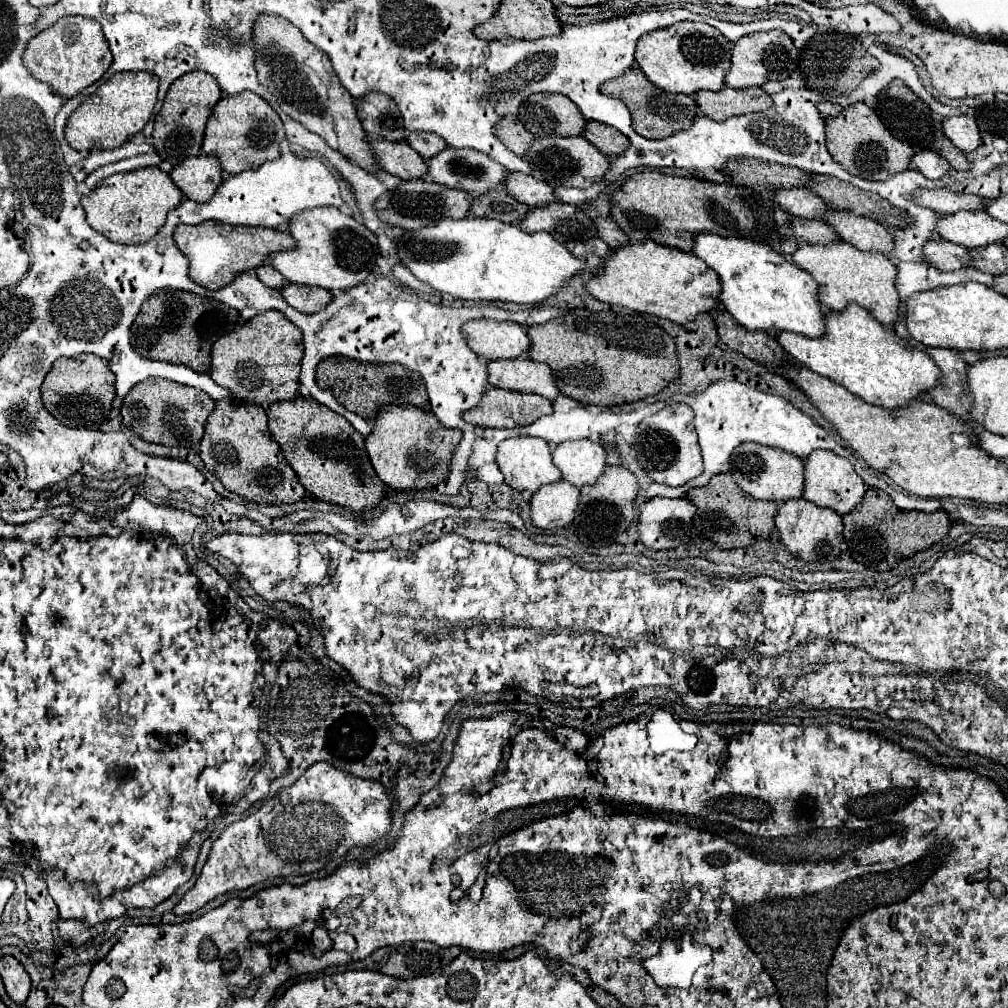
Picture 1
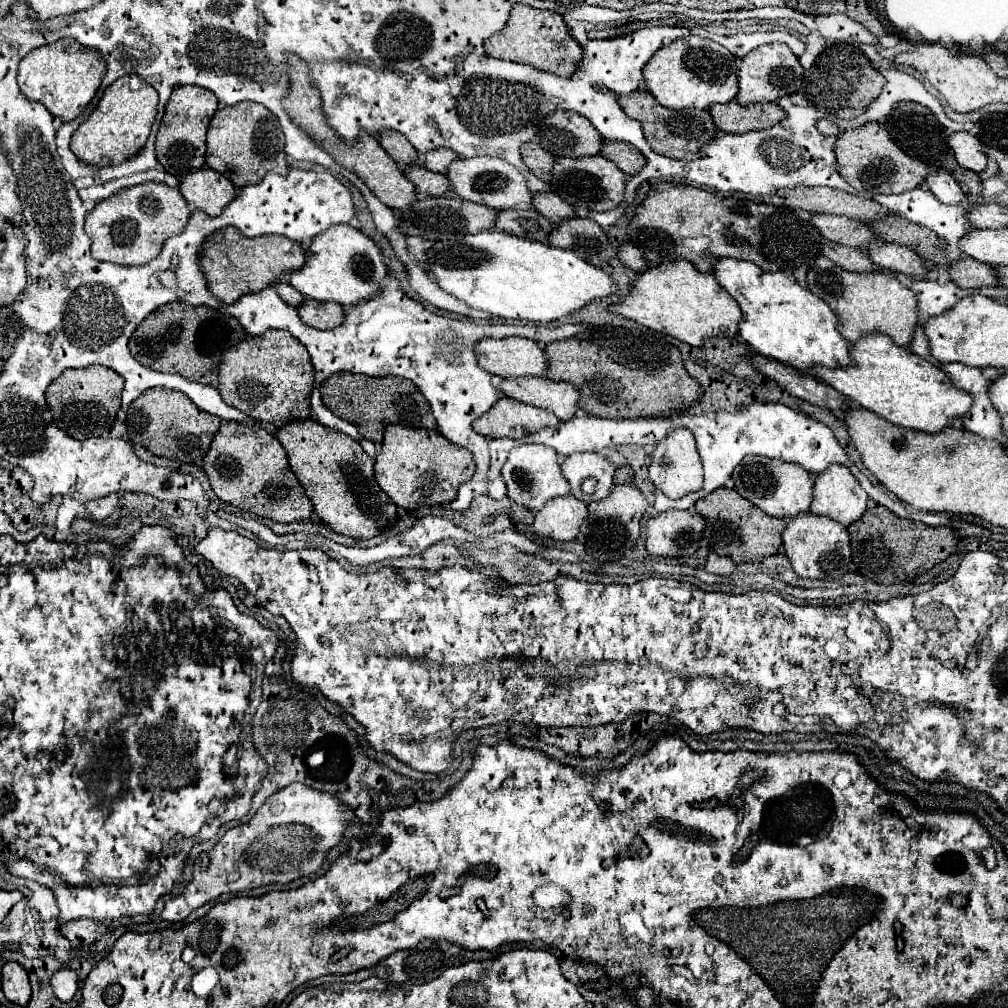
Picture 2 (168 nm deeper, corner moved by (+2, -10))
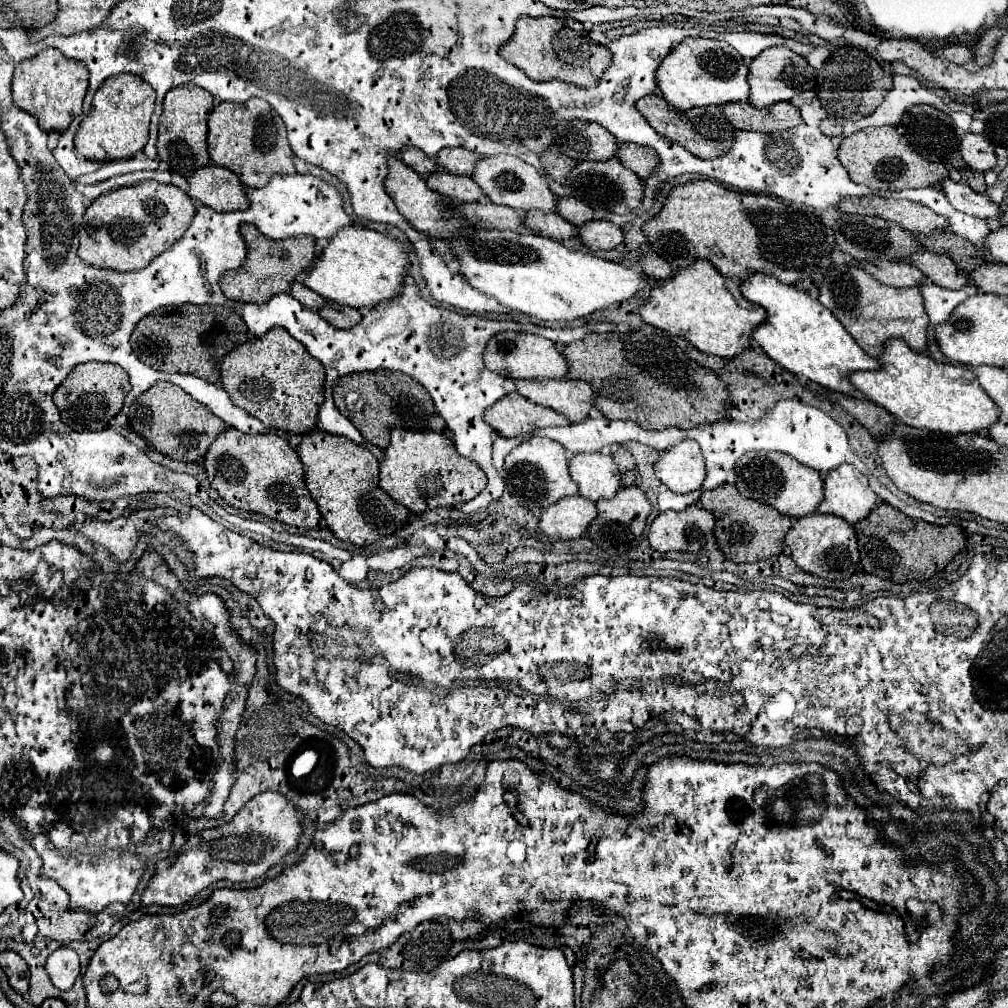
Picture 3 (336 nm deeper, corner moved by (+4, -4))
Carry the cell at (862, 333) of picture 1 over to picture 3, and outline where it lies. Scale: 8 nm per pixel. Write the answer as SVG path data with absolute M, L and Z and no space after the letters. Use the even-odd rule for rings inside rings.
M891 340L879 364L879 370L851 374L851 382L867 400L883 406L907 426L955 436L989 430L999 420L999 406L987 396L969 366L935 362L927 354L915 354L903 340Z

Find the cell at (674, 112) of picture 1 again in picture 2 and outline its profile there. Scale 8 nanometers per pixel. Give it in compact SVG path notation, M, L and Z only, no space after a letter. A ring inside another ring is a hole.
M635 90L633 94L625 94L625 96L617 94L617 102L627 116L631 116L643 126L643 134L651 150L663 156L695 160L699 158L699 148L715 138L715 124L707 110L693 110L693 108L669 110L661 106L647 90Z

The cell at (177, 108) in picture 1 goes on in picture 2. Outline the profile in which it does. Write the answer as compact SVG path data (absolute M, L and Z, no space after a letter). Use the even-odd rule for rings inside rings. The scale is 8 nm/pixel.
M177 86L173 90L155 140L157 160L169 174L179 178L205 166L205 132L217 108L219 102L211 90L199 86Z

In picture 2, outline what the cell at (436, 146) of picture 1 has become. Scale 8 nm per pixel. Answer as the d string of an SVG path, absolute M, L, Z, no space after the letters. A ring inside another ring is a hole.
M437 148L437 150L431 150L425 154L425 168L431 170L431 172L447 172L449 164L457 158L457 154L449 148Z

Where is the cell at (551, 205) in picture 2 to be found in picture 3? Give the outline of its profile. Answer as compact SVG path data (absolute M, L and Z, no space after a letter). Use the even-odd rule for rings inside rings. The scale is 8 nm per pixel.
M559 198L557 206L557 212L563 214L575 226L583 226L585 222L593 220L593 210L577 198Z

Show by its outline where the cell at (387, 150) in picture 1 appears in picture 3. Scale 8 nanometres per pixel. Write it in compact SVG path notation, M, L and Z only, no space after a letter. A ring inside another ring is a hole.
M439 170L427 178L427 184L435 192L441 192L443 196L451 200L459 200L459 202L485 202L487 200L483 190L469 176L457 176L457 174L447 174Z

